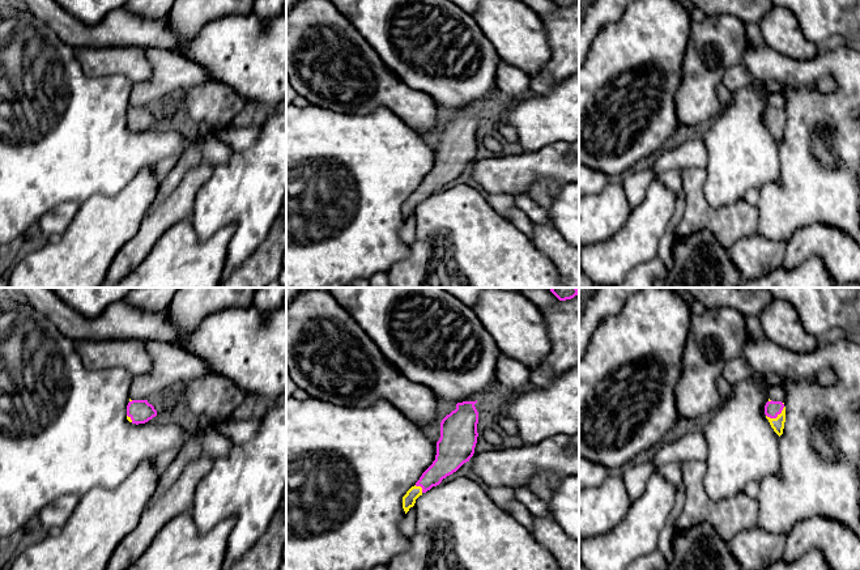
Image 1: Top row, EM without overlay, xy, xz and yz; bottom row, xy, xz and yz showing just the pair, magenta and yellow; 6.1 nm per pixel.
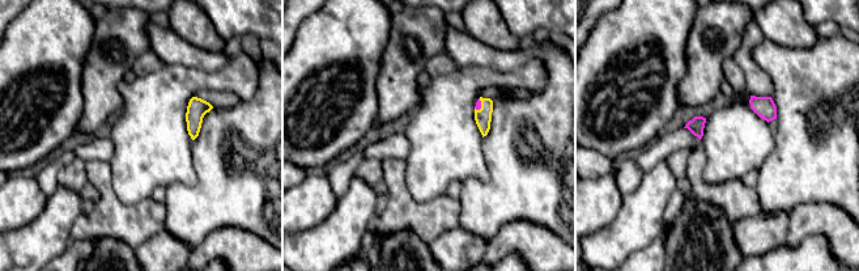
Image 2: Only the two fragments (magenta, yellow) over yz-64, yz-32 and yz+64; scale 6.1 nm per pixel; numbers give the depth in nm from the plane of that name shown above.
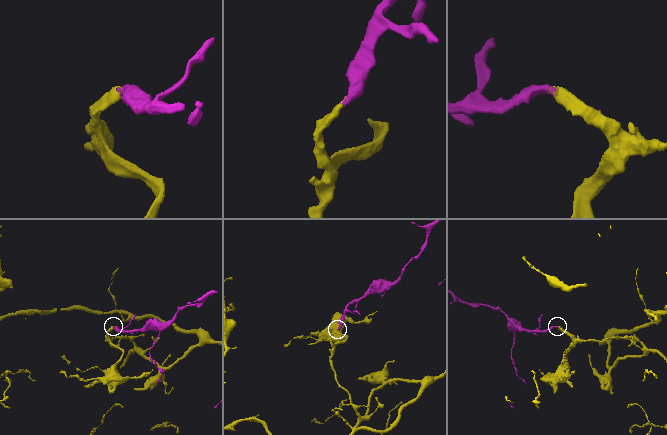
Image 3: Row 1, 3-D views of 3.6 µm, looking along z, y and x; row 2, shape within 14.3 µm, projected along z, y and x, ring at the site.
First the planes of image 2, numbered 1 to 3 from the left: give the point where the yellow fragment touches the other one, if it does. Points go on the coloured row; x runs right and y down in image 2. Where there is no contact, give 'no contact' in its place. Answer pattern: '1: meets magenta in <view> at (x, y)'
1: no contact
2: meets magenta in yz-32 at (480, 105)
3: no contact

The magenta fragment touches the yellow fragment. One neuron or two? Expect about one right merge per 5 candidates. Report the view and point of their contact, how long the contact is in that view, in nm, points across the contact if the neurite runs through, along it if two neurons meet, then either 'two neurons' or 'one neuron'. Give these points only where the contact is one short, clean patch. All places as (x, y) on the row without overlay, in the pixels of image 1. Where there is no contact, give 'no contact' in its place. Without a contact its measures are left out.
meets magenta in yz at (775, 124); contact 130 nm long; runs through yz (773, 115), (775, 124), (777, 131); one neuron

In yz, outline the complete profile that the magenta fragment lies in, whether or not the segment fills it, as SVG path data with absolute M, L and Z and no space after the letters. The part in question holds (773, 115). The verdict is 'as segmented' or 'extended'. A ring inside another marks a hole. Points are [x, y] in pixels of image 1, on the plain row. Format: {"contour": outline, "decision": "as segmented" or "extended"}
{"contour": "M769 109L765 112L765 122L774 139L780 144L786 129L786 114L782 109Z", "decision": "extended"}

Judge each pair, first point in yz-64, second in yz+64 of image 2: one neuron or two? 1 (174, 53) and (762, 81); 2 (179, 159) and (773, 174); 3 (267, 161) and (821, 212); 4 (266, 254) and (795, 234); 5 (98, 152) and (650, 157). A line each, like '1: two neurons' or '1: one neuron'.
1: two neurons
2: two neurons
3: two neurons
4: one neuron
5: one neuron

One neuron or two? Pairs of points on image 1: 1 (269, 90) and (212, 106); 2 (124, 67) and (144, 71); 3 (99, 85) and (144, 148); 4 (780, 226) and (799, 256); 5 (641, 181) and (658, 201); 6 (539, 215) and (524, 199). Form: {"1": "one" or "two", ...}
{"1": "two", "2": "one", "3": "one", "4": "two", "5": "two", "6": "one"}

